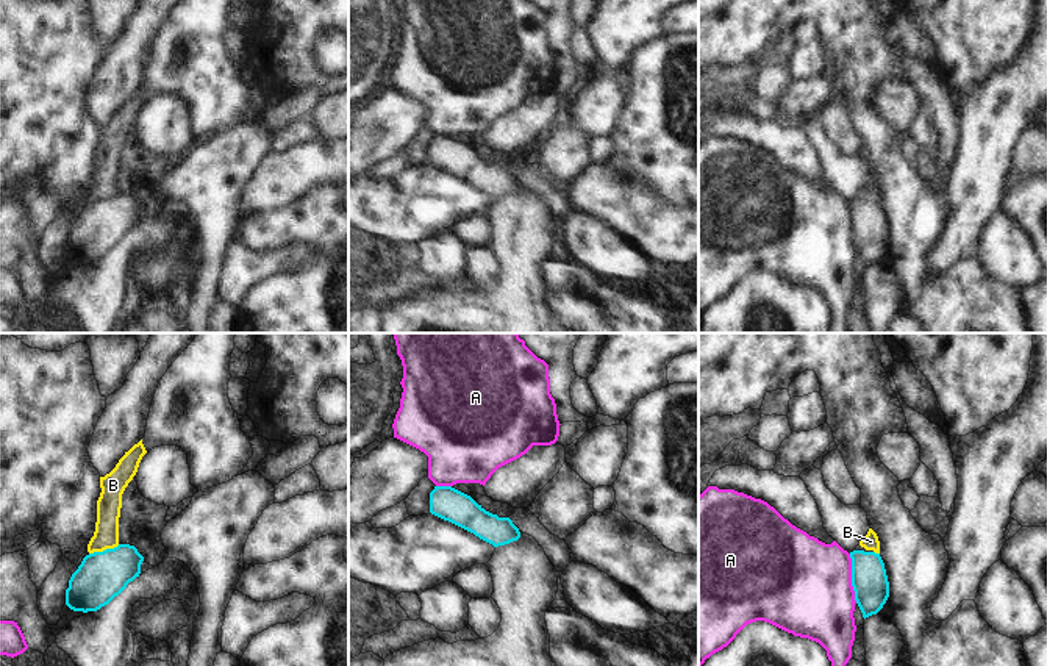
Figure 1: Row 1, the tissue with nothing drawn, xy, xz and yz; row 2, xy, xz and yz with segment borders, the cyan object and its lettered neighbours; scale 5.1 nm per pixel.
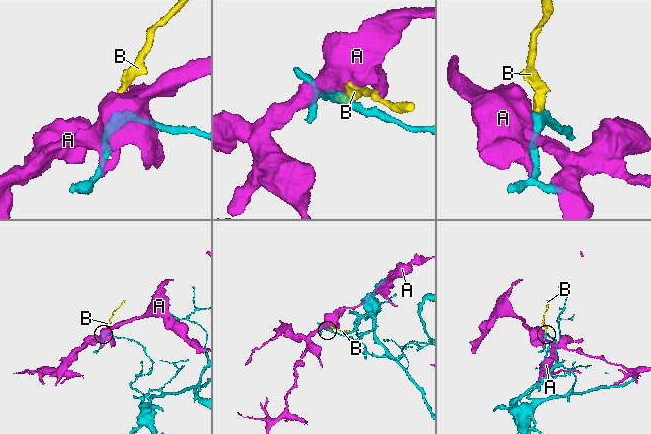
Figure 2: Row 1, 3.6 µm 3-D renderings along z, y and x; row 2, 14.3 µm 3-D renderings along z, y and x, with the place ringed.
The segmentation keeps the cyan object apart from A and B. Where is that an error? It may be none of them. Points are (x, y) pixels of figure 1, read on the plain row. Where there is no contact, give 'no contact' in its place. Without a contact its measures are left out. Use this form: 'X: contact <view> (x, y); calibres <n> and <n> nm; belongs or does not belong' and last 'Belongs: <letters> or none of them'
A: contact yz (852, 229); calibres 190 and 480 nm; does not belong
B: contact xy (103, 200); calibres 260 and 130 nm; does not belong
Belongs: none of them

